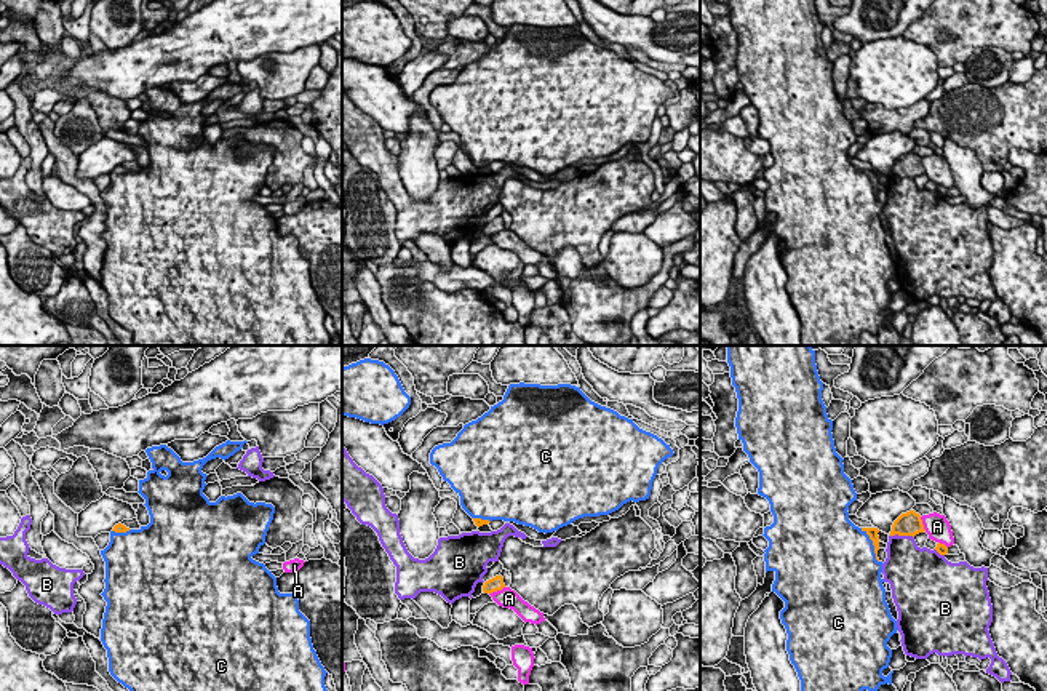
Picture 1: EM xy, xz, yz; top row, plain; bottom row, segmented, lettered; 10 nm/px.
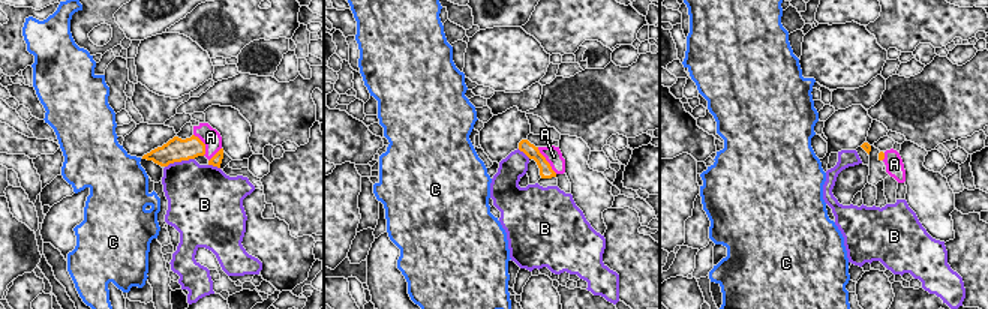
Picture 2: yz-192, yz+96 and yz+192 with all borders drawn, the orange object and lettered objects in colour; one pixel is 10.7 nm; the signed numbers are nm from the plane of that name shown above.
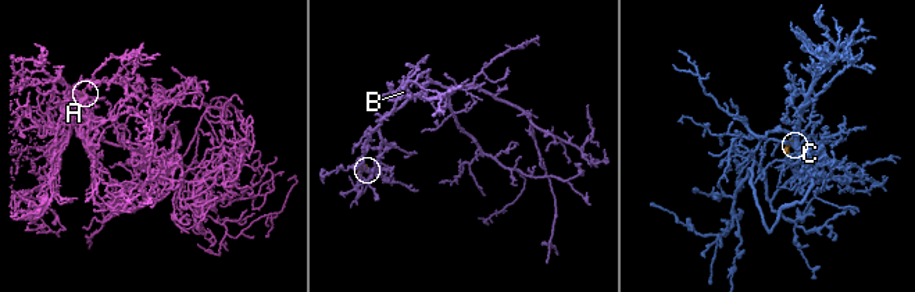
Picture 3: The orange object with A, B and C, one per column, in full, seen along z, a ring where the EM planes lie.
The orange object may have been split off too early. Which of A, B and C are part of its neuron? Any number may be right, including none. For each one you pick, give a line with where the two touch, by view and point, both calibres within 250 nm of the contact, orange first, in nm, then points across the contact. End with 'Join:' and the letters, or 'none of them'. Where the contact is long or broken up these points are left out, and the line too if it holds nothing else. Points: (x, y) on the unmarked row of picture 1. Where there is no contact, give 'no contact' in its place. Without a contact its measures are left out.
C: contact yz (873, 186); calibres 100 and 480 nm
Join: C

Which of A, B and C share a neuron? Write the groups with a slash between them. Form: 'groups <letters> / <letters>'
groups A / B / C

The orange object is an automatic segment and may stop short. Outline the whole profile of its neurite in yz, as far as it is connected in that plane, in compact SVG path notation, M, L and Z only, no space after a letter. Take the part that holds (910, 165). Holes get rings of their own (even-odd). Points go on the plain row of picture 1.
M910 152L906 155L902 155L892 166L890 178L916 178L919 174L924 174L924 166L921 162L921 157L914 152Z

